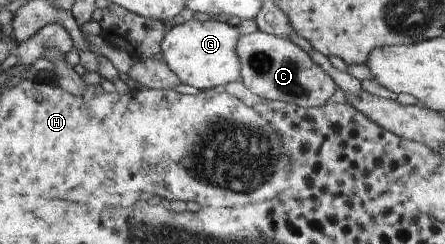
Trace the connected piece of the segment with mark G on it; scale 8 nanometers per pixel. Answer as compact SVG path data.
M187 20L176 26L169 26L162 41L164 61L177 73L183 84L189 84L199 90L213 90L219 85L226 86L228 83L242 80L242 59L238 54L238 43L241 36L237 27L229 23L216 20Z

